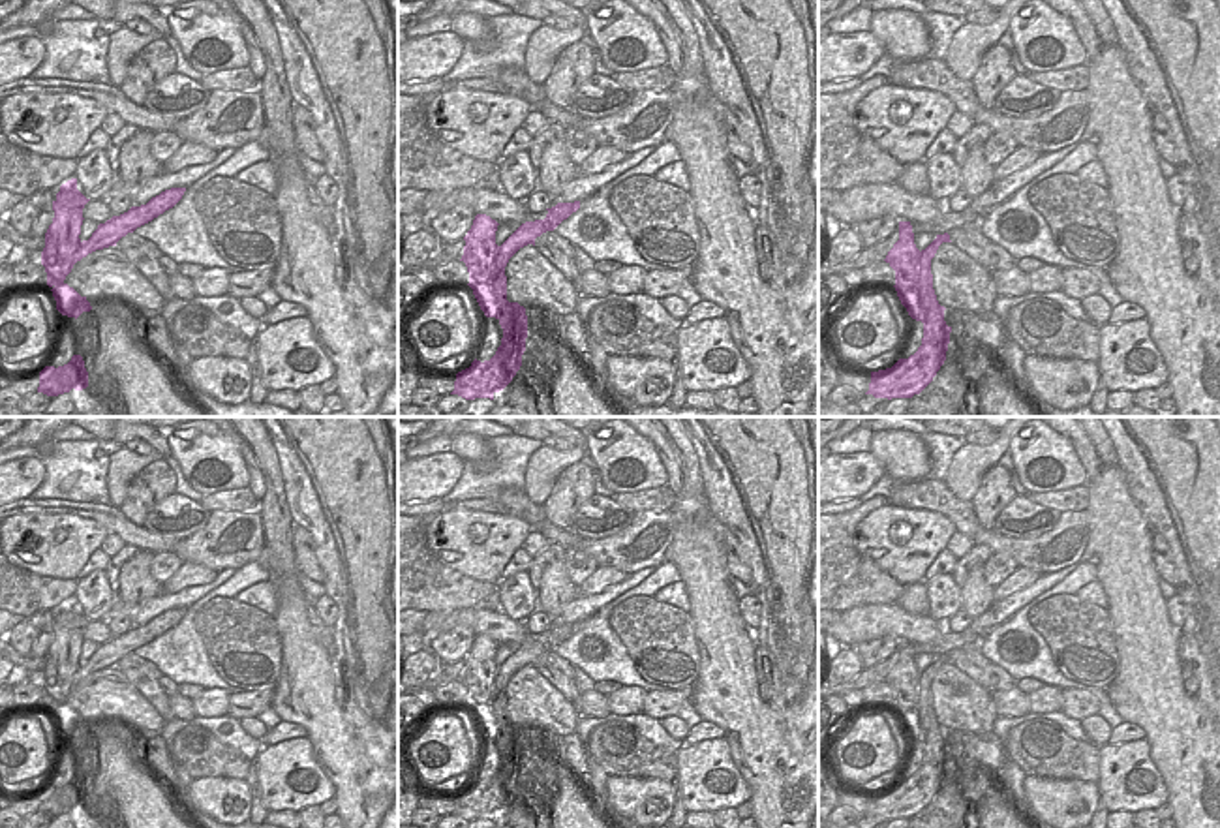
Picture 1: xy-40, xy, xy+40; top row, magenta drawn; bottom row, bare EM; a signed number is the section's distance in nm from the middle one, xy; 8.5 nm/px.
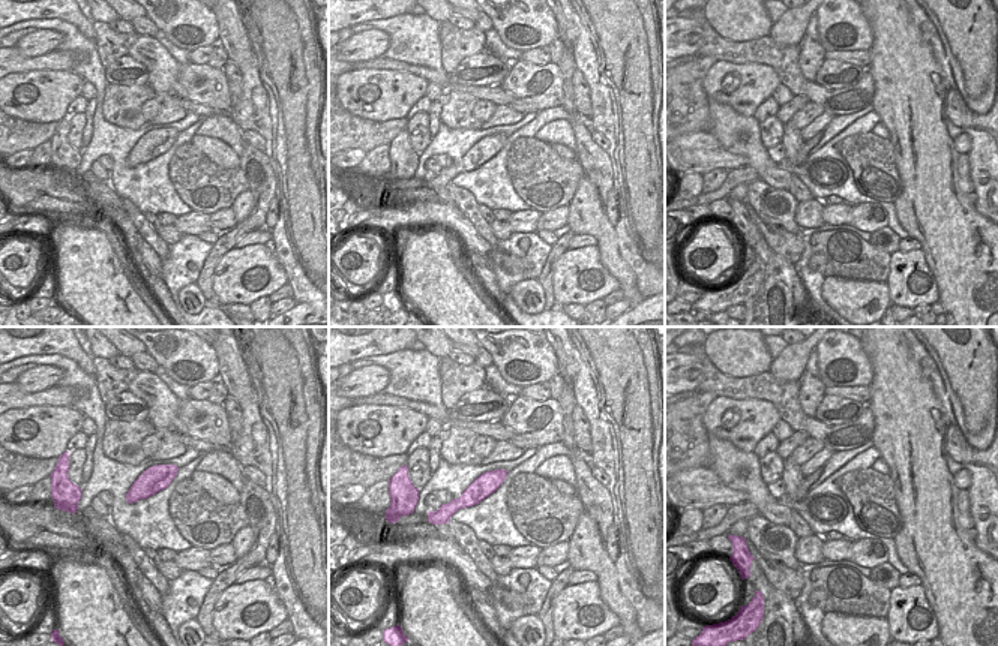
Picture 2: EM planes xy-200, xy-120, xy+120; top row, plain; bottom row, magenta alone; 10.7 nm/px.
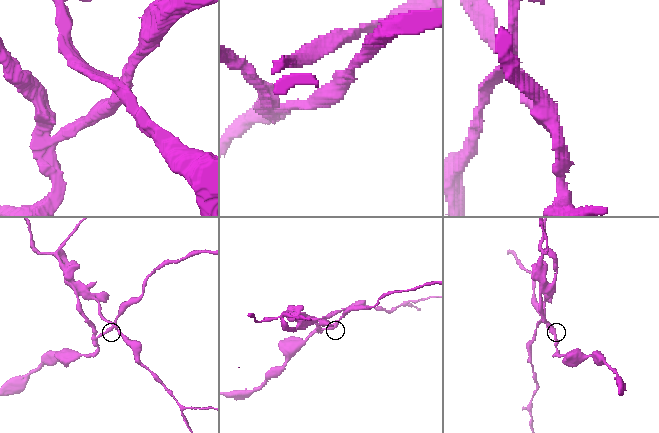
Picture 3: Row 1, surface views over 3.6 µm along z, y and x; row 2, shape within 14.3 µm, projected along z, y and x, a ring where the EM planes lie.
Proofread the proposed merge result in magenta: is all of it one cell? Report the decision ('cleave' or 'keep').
cleave

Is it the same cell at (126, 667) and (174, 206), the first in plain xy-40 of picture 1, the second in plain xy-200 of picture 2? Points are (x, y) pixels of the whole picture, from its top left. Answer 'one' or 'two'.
two

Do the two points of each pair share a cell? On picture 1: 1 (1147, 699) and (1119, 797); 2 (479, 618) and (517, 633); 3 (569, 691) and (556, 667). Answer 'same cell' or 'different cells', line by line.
1: different cells
2: same cell
3: same cell

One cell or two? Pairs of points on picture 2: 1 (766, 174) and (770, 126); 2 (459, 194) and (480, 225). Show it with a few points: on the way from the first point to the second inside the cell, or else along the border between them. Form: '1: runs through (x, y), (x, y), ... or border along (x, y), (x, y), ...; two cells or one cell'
1: border along (758, 123), (761, 143), (767, 149); two cells
2: runs through (465, 201), (476, 218); one cell

